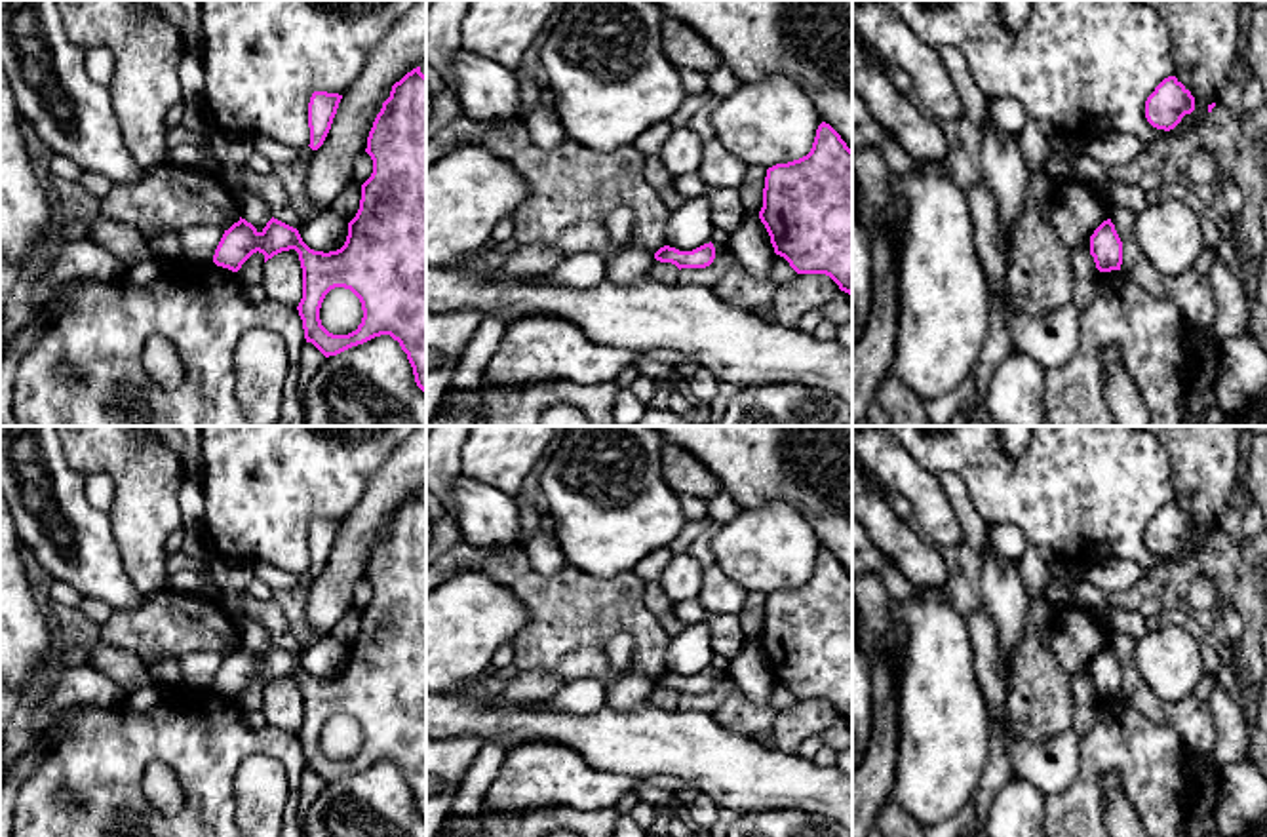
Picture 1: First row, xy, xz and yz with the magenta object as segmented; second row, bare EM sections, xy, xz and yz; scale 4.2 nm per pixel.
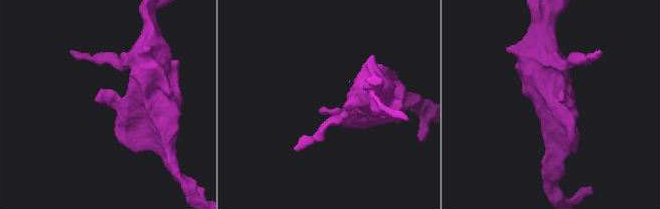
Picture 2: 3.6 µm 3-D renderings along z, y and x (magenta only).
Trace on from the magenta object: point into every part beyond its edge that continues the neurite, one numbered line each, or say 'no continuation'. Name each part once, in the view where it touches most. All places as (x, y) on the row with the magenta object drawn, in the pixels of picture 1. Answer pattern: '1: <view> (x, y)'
no continuation

